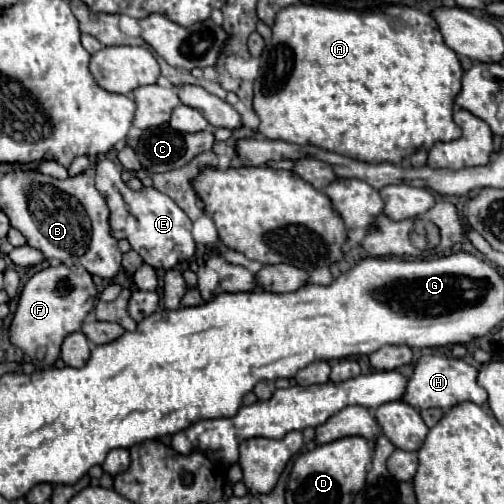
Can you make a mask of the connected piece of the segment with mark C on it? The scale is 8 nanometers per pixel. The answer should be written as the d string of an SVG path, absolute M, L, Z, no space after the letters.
M157 126L143 132L143 138L137 146L137 156L141 166L151 172L169 172L183 168L201 152L209 152L213 146L213 134L209 130L183 134L171 126Z

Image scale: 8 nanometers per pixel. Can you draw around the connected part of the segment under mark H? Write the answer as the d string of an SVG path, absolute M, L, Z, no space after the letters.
M421 356L415 362L413 374L409 376L409 382L405 386L401 400L419 410L421 408L449 410L461 402L473 402L473 404L485 406L487 392L477 384L477 368L467 364L465 360L447 358L447 356Z

